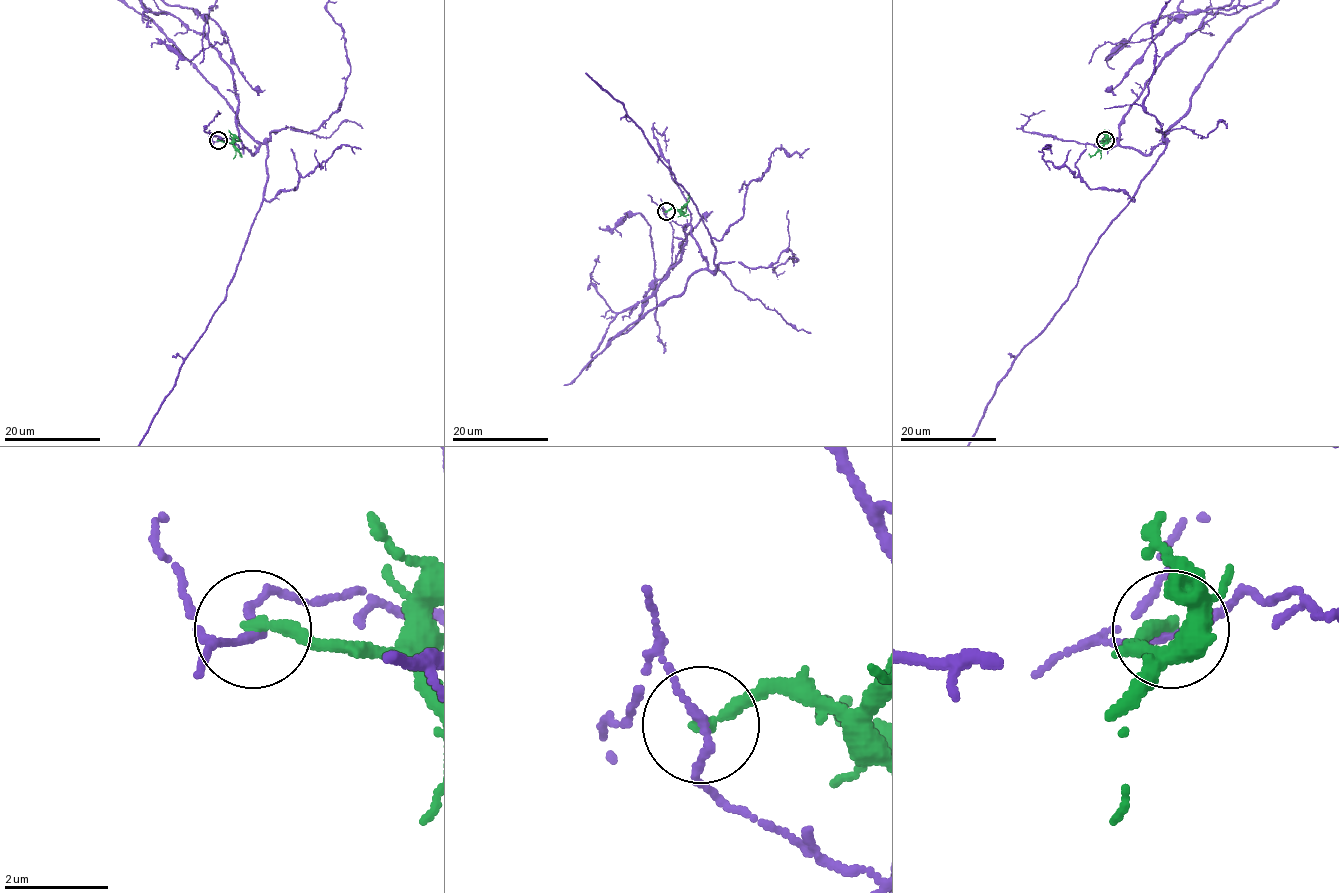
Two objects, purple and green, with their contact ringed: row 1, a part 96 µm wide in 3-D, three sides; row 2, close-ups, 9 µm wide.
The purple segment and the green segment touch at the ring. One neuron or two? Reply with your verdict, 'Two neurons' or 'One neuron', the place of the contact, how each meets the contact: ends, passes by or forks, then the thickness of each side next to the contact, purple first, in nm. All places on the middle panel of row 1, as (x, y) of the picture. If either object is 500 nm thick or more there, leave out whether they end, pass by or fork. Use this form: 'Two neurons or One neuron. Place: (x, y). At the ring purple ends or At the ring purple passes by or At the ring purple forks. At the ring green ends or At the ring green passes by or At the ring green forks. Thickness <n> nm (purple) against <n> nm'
Two neurons. Place: (666, 211). At the ring purple passes by. At the ring green ends. Thickness 140 nm (purple) against 280 nm

